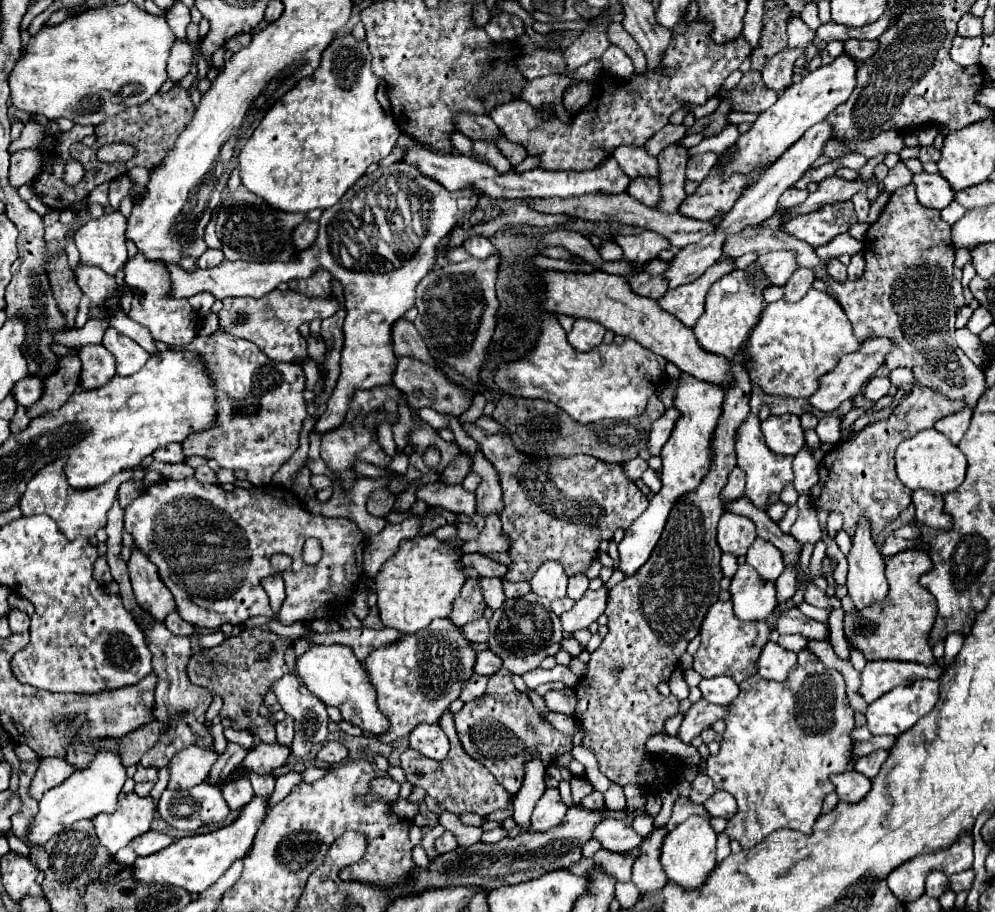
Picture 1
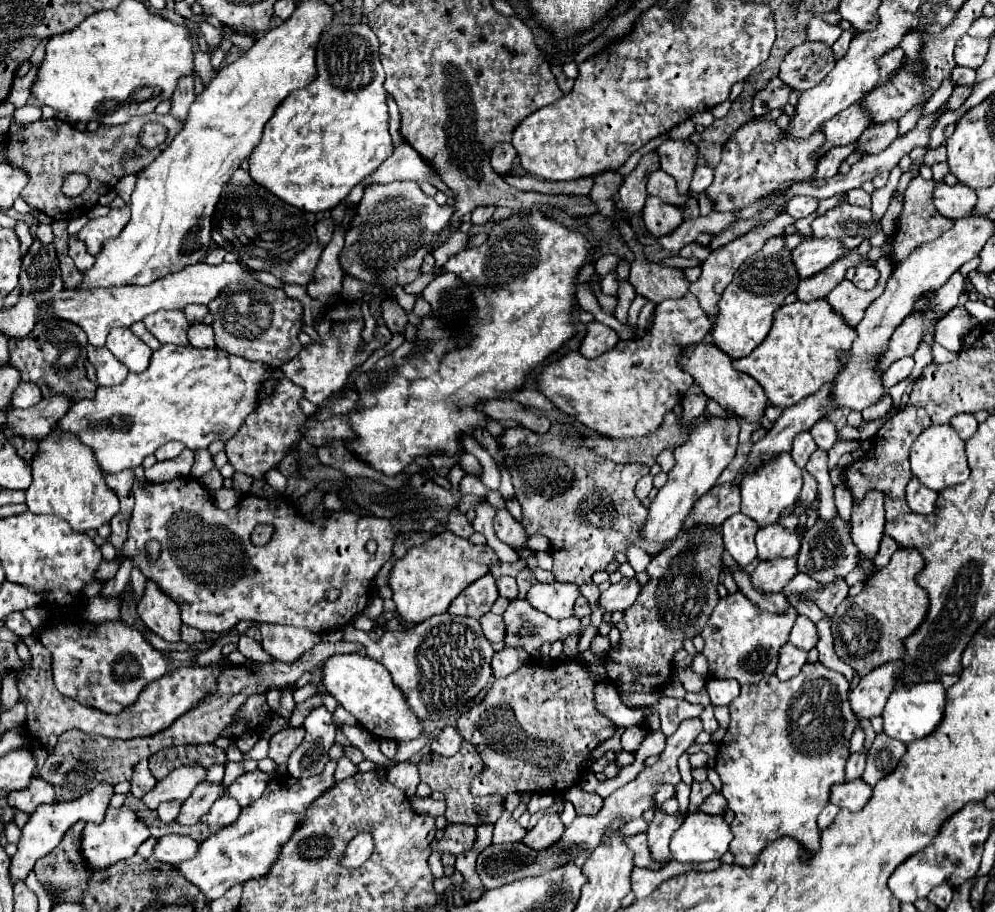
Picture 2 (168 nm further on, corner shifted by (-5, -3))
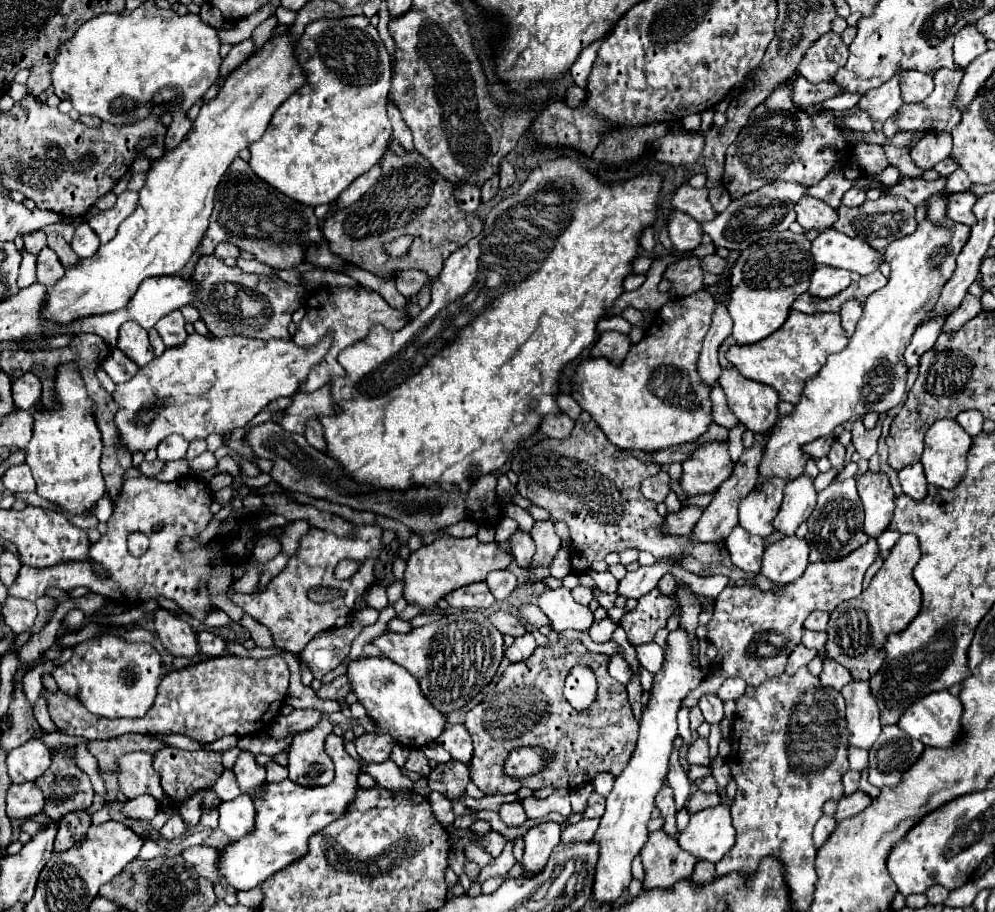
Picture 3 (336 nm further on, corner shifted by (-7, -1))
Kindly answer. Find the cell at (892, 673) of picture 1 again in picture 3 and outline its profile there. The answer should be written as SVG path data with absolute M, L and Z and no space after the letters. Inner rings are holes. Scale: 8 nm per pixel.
M851 681L843 687L843 697L847 701L847 731L851 733L849 737L849 747L859 747L859 749L871 749L873 743L877 741L881 733L881 721L879 721L879 707L877 701L871 697L869 681Z

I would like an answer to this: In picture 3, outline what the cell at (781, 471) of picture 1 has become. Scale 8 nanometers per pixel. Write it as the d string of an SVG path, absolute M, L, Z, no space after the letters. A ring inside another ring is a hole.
M773 477L771 481L763 483L759 489L751 491L739 503L739 525L747 533L759 537L769 537L771 533L775 533L775 527L771 523L779 513L785 485L787 481Z

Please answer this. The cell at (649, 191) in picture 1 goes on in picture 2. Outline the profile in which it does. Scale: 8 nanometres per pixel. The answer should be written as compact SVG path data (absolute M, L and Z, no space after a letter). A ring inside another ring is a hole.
M647 197L645 209L643 209L643 221L649 229L649 233L653 233L655 237L659 235L667 235L669 231L677 229L683 221L681 217L681 209L671 205L671 203L663 203L659 197Z

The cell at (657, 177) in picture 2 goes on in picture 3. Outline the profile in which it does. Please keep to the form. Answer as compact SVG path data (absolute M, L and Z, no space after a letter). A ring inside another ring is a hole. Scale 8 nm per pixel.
M683 183L675 189L671 203L675 209L687 213L697 223L705 223L705 221L711 221L717 217L717 213L713 211L713 207L707 199L707 189L693 189L689 183Z

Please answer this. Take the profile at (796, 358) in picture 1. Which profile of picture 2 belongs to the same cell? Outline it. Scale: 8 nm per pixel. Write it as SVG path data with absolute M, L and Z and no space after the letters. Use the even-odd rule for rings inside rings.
M827 299L817 301L795 301L783 305L773 315L773 327L769 339L757 347L745 359L733 361L733 367L751 375L765 391L767 399L781 409L787 409L799 403L803 397L815 393L823 383L833 381L841 367L845 365L839 359L841 351L849 351L857 331L847 325L847 321L829 305Z

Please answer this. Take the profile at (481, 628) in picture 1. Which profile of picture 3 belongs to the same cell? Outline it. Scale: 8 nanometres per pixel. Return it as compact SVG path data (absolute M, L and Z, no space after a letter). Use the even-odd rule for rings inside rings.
M495 611L489 615L491 623L503 633L503 635L513 635L513 637L521 637L527 633L527 627L511 613L507 611Z

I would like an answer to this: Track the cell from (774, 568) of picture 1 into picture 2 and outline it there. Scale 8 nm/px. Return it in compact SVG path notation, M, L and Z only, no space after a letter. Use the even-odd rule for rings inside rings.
M777 523L759 529L755 541L757 541L757 559L759 561L797 557L799 545L801 545L797 533L789 533L783 527L779 527Z

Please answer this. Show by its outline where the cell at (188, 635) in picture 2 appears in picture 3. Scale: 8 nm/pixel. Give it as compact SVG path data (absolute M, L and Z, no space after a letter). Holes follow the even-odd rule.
M209 631L199 633L199 645L201 645L201 653L205 657L221 657L227 653L225 639L221 639L219 635L209 633Z

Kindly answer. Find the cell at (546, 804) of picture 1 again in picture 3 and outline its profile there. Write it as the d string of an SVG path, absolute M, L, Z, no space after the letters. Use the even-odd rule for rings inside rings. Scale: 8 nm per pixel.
M541 823L527 831L525 839L525 853L519 865L523 867L523 877L535 877L547 863L551 851L561 841L561 827L559 823Z

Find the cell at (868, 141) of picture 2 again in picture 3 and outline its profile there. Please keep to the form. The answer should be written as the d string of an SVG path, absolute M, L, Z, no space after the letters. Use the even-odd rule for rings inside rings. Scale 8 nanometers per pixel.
M939 69L933 93L925 101L917 105L903 105L897 111L899 131L951 131L961 121L961 111L955 107L961 79L963 69Z

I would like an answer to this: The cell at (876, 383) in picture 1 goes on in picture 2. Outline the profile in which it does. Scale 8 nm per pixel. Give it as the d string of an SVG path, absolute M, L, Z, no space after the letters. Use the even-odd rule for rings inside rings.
M905 357L905 359L895 361L895 363L883 373L883 387L885 387L885 391L889 391L893 385L897 385L897 383L903 381L905 377L909 377L913 365L915 365L913 357Z

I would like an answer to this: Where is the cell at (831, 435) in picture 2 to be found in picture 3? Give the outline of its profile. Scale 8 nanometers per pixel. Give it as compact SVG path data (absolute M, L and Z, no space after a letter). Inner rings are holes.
M833 443L831 453L827 457L829 457L829 461L837 473L841 473L845 469L845 447L841 443Z

